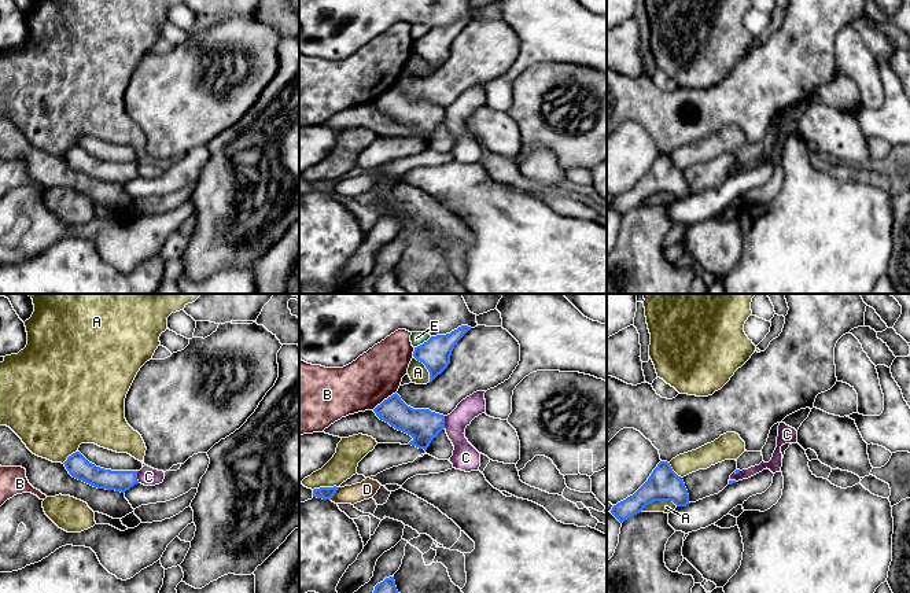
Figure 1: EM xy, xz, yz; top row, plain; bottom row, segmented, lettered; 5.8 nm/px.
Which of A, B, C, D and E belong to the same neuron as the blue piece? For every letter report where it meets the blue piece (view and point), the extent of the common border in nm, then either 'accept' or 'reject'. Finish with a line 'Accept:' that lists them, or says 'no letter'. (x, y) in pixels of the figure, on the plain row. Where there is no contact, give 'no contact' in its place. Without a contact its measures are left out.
A: yz (658, 192) | 220 nm | reject
B: xz (384, 92) | 180 nm | reject
C: xy (136, 169) | 70 nm | reject
D: xz (335, 184) | 90 nm | reject
E: xz (424, 35) | 120 nm | reject
Accept: no letter

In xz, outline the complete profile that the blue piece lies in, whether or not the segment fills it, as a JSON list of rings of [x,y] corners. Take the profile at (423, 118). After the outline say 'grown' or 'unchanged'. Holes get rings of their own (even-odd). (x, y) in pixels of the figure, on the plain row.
[[[395,85],[373,104],[398,124],[410,128],[413,132],[408,136],[427,143],[431,133],[445,121],[445,108],[430,102],[413,102],[408,99]]]; unchanged

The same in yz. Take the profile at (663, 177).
[[[660,154],[648,173],[633,188],[614,198],[611,206],[623,216],[655,194],[673,194],[677,199],[690,196],[682,170],[667,154]]]; unchanged

